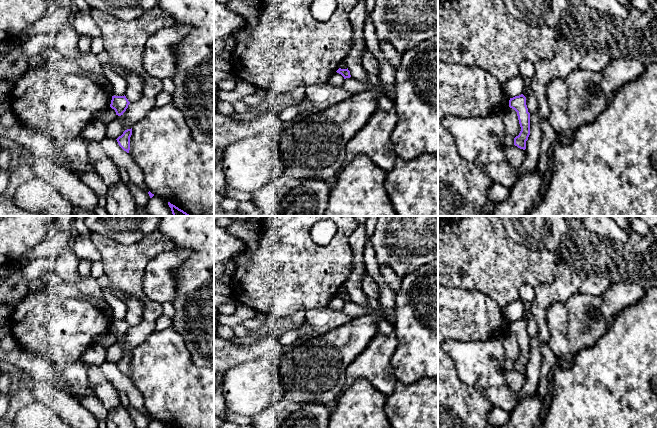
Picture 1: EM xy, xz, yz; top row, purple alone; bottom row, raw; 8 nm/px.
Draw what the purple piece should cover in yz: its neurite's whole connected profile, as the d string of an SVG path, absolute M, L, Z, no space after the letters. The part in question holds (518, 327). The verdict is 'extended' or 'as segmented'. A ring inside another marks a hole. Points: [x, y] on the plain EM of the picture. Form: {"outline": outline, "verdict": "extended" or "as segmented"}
{"outline": "M521 318L510 322L509 331L517 336L521 355L518 360L514 362L514 369L520 373L526 373L526 365L530 359L530 337L526 329L526 321Z", "verdict": "as segmented"}

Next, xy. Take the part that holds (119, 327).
{"outline": "M112 320L110 331L115 334L116 339L121 340L128 332L130 326L126 320Z", "verdict": "as segmented"}

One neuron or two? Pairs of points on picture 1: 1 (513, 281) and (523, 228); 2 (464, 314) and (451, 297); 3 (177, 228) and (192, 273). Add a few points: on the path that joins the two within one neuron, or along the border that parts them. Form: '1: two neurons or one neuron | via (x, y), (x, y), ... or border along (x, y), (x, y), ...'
1: two neurons | border along (504, 226), (516, 242), (542, 251)
2: one neuron | via (460, 310), (451, 301)
3: one neuron | via (188, 238), (200, 250), (200, 262)

